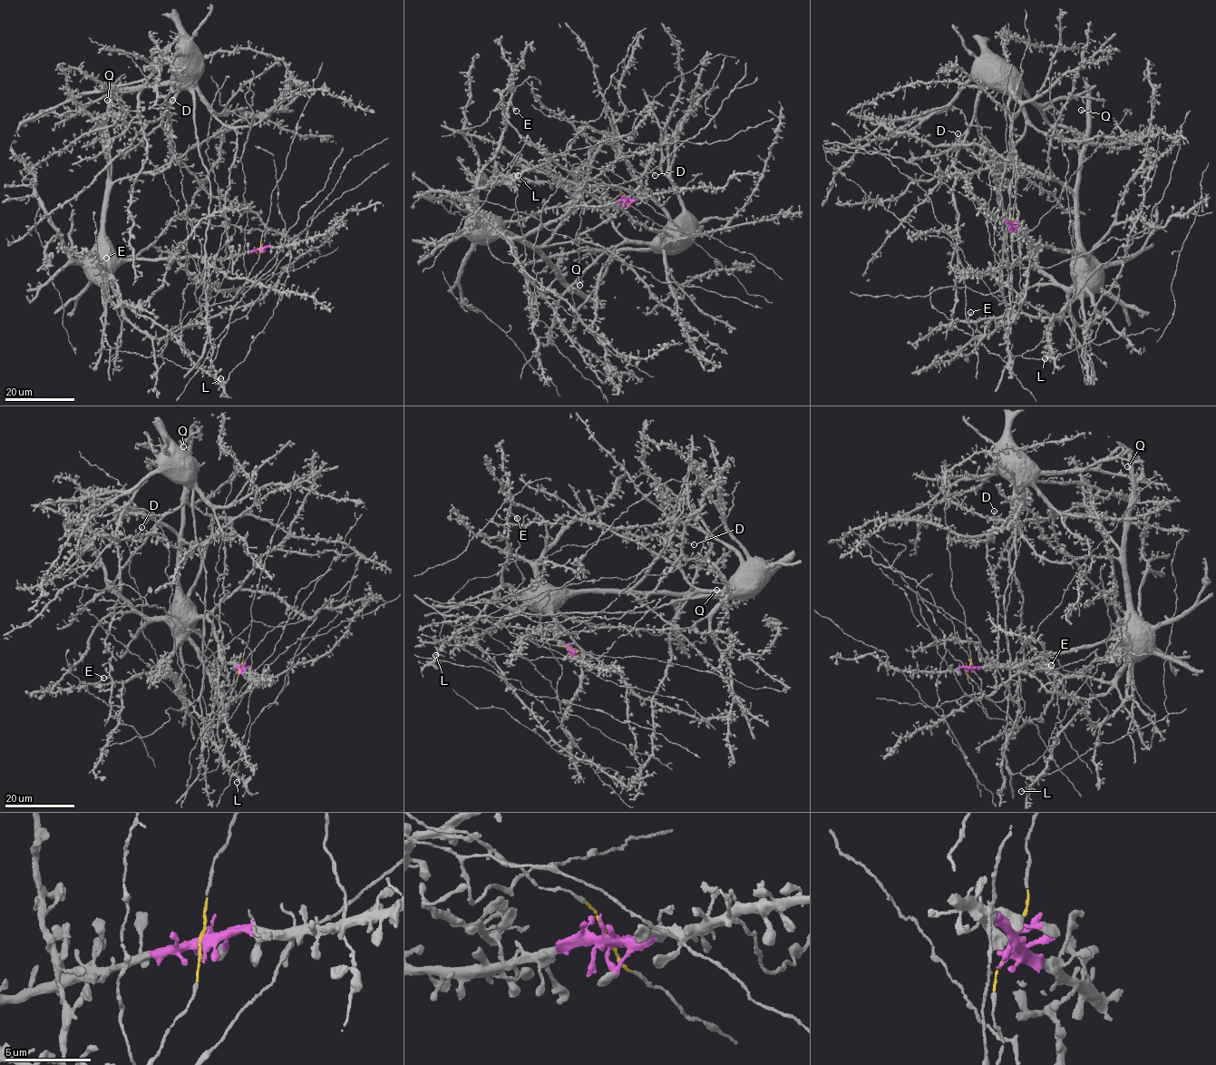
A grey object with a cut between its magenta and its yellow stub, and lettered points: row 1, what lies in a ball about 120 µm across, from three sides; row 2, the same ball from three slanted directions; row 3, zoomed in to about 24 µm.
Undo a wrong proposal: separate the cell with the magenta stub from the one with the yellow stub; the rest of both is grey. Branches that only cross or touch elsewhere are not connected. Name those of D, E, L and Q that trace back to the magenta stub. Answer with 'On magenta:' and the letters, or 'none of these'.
On magenta: D, E, L, Q

